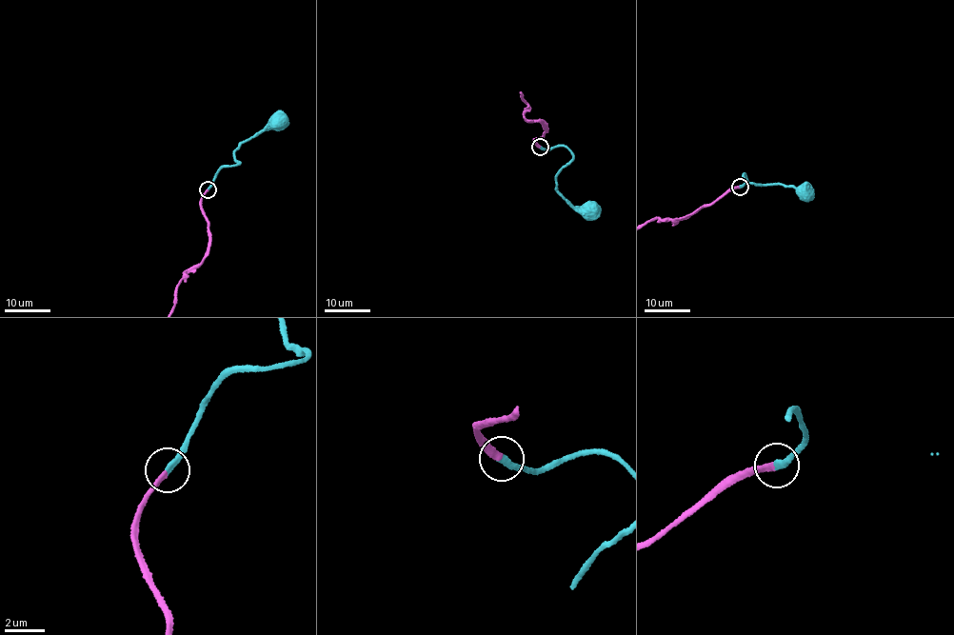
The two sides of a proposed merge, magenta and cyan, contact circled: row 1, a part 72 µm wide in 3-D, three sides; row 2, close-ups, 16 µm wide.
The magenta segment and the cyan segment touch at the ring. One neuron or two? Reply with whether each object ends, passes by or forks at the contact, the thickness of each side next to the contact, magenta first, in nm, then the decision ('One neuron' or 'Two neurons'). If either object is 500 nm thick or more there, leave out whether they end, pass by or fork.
At the ring magenta ends. At the ring cyan ends. Thickness 280 nm (magenta) against 320 nm. One neuron

